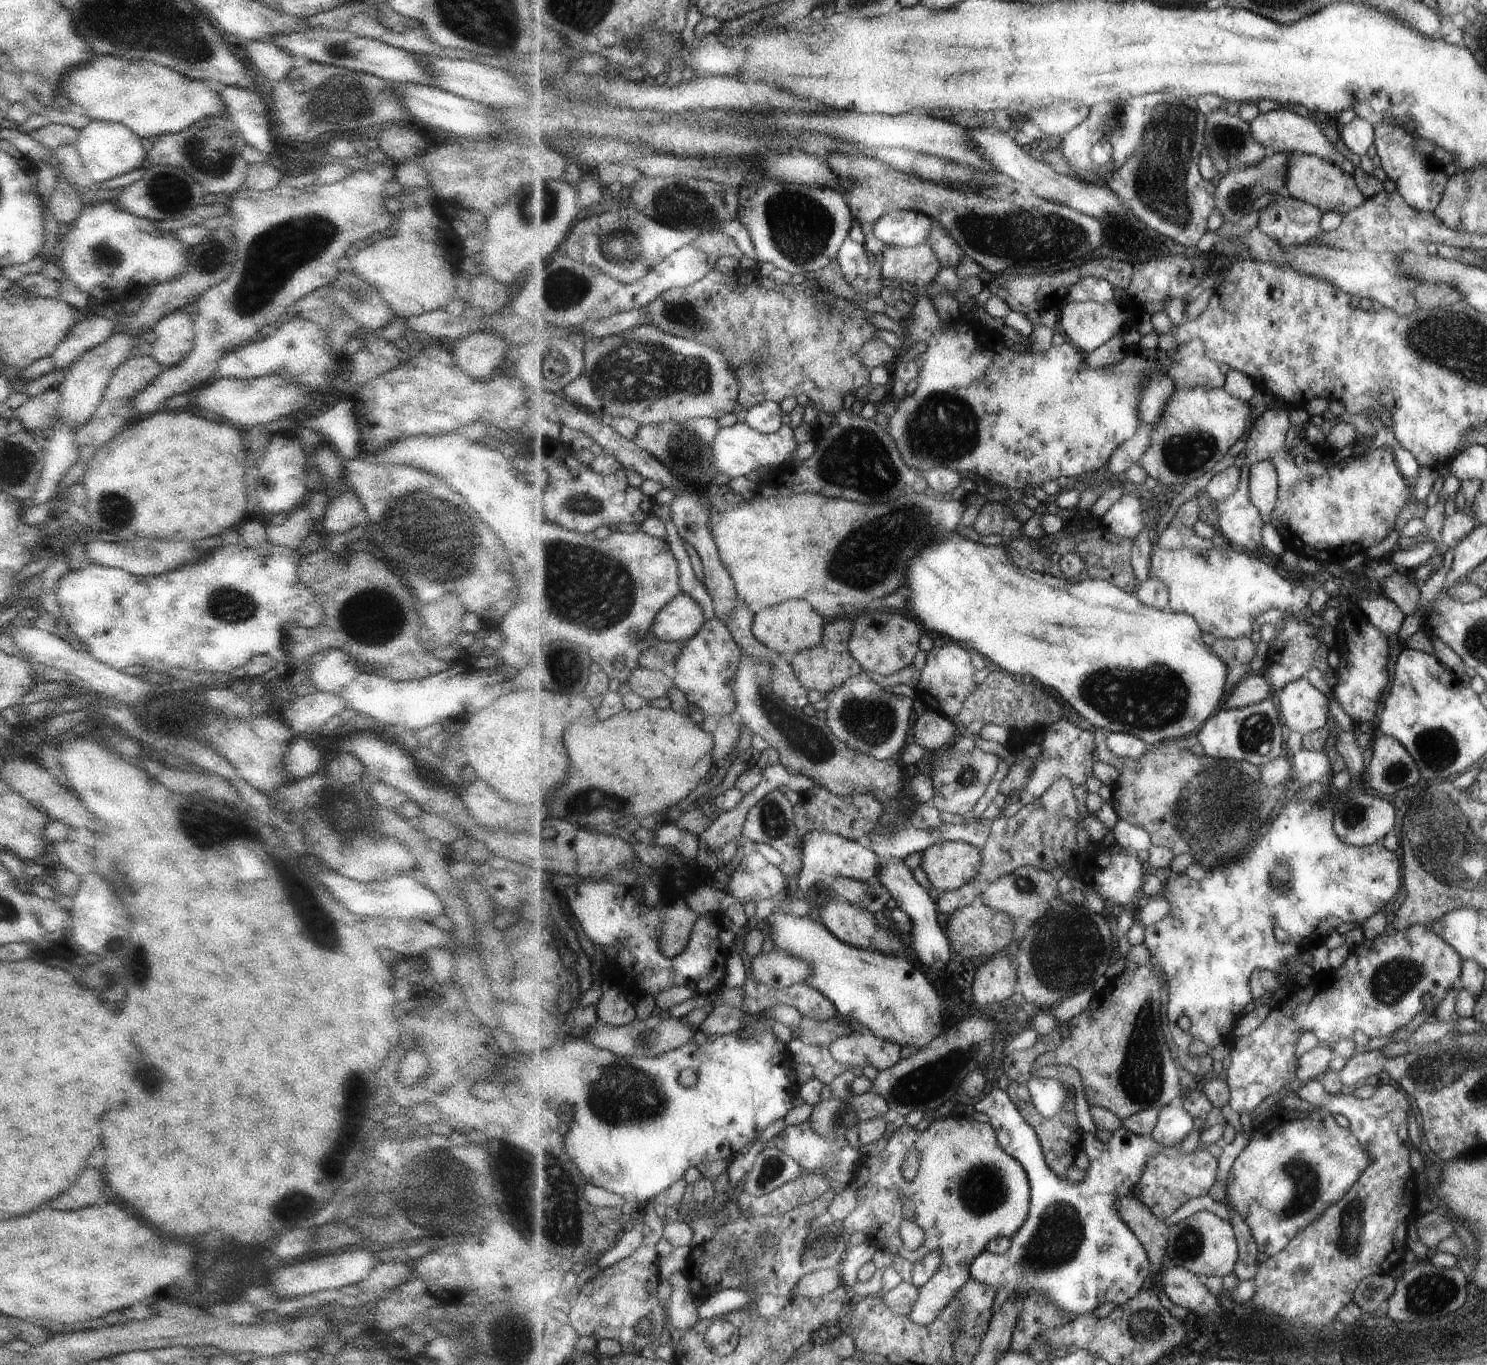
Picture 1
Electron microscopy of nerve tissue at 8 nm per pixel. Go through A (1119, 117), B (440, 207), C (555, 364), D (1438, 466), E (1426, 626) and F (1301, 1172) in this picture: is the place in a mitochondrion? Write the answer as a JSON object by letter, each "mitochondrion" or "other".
{"A":"mitochondrion","B":"other","C":"mitochondrion","D":"other","E":"other","F":"mitochondrion"}

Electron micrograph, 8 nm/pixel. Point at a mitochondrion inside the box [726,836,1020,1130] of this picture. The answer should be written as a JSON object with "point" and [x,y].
{"point":[919,1086]}

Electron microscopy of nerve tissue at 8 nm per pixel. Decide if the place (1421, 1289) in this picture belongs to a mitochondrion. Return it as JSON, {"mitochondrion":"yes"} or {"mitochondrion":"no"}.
{"mitochondrion":"yes"}

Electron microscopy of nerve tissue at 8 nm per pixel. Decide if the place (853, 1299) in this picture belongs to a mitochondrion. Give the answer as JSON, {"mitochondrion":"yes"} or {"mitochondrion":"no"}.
{"mitochondrion":"no"}

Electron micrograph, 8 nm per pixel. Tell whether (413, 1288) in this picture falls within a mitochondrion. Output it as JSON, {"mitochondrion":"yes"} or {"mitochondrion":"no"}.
{"mitochondrion":"no"}

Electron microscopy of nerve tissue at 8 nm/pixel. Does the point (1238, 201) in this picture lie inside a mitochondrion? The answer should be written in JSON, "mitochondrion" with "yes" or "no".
{"mitochondrion":"yes"}

